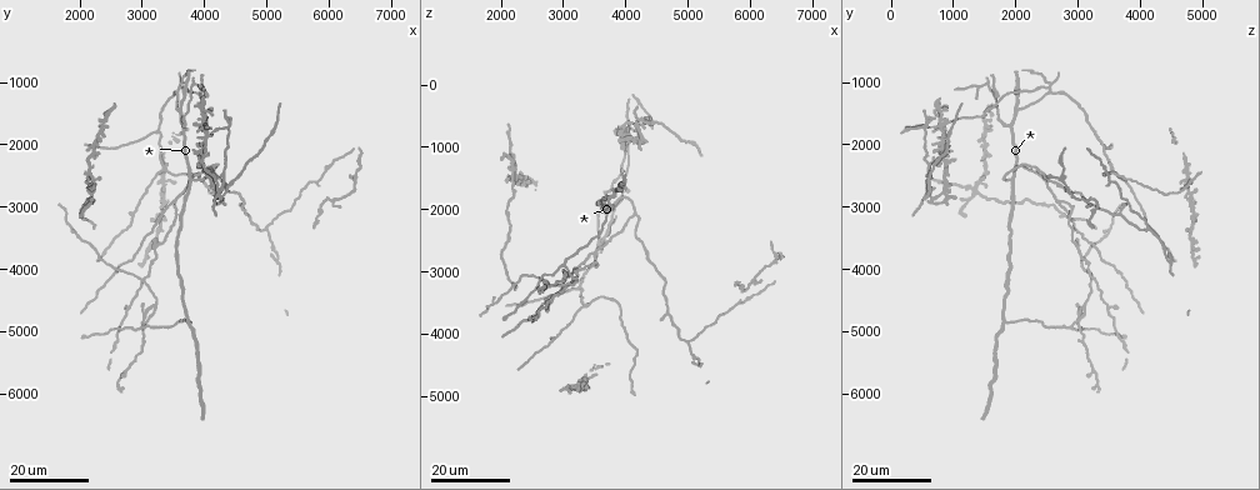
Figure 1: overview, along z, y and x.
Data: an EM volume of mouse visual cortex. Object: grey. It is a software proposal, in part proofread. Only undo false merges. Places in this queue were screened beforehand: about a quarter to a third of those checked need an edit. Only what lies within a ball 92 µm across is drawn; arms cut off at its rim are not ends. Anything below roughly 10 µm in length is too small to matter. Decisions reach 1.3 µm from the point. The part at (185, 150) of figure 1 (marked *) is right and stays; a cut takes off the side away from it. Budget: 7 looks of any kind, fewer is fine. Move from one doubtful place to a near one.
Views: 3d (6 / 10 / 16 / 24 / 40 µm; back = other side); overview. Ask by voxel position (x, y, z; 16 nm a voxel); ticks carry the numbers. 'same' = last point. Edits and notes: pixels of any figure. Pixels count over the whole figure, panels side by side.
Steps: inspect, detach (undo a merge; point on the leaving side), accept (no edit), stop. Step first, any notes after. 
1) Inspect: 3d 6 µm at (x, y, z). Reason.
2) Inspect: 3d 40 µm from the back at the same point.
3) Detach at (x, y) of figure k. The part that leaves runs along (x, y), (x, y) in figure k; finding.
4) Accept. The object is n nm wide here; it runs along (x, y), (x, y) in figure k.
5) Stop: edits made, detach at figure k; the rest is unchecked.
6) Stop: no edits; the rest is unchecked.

Inspect: 3d 24 µm at (3350, 2450, 3550). Three-way junction.

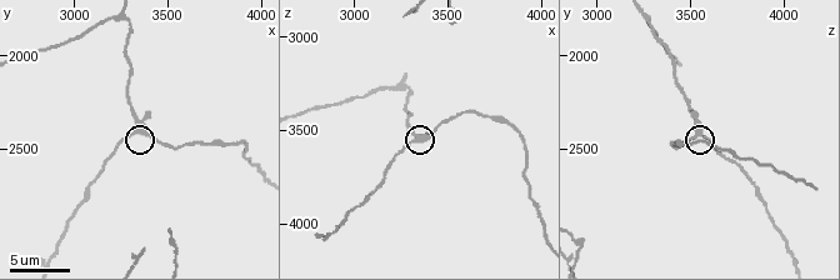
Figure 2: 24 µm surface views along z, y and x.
Inspect: 3d 10 µm at (3340, 2420, 3560).

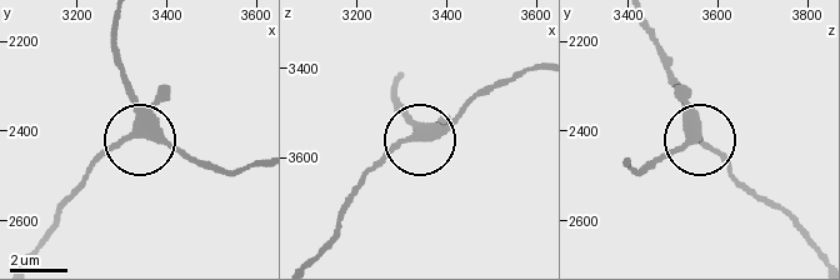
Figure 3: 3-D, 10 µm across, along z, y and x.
Accept. The object is 340 nm wide here; it runs along (118, 23), (118, 59), (139, 109), (139, 130), (76, 185) in figure 3; one neuron here.

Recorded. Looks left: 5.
Inspect: 3d 16 µm at (3550, 1150, 2550). Thin arm on a thick one.

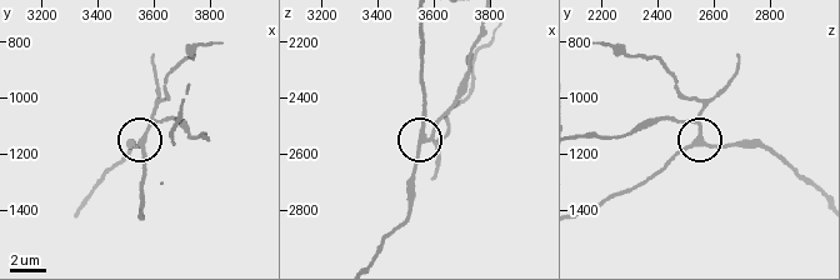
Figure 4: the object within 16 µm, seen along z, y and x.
Inspect: 3d 6 µm at (3580, 1130, 2560). Closer look.

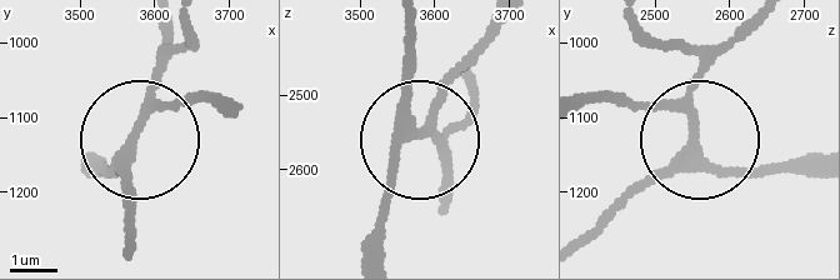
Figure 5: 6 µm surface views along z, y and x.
Accept. 4 arms meet here; it runs along (584, 240), (691, 133), (680, 113), (600, 96) in figure 5; continuous, no second neuron.

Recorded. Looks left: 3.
Inspect: 3d 24 µm at (3950, 1700, 800). Four or more arms meet.

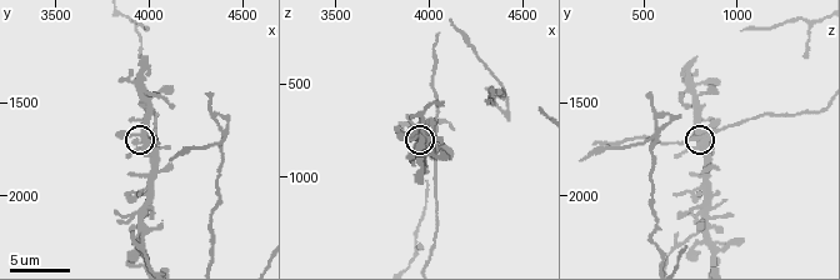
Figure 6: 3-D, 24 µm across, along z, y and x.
Inspect: 3d 10 µm at the same point. Closer look.

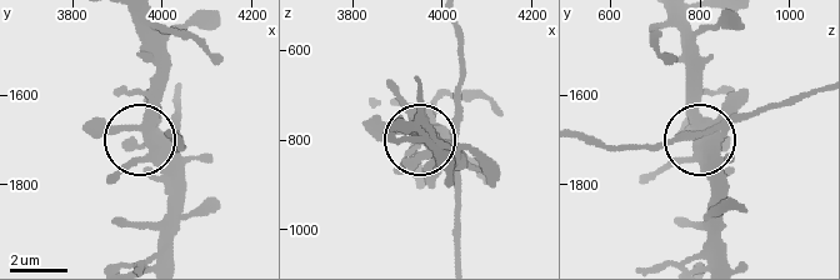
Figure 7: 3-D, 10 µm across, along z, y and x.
Accept. Continuous, no second neuron.

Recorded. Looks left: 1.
Stop: no edits; the rest is unchecked.

